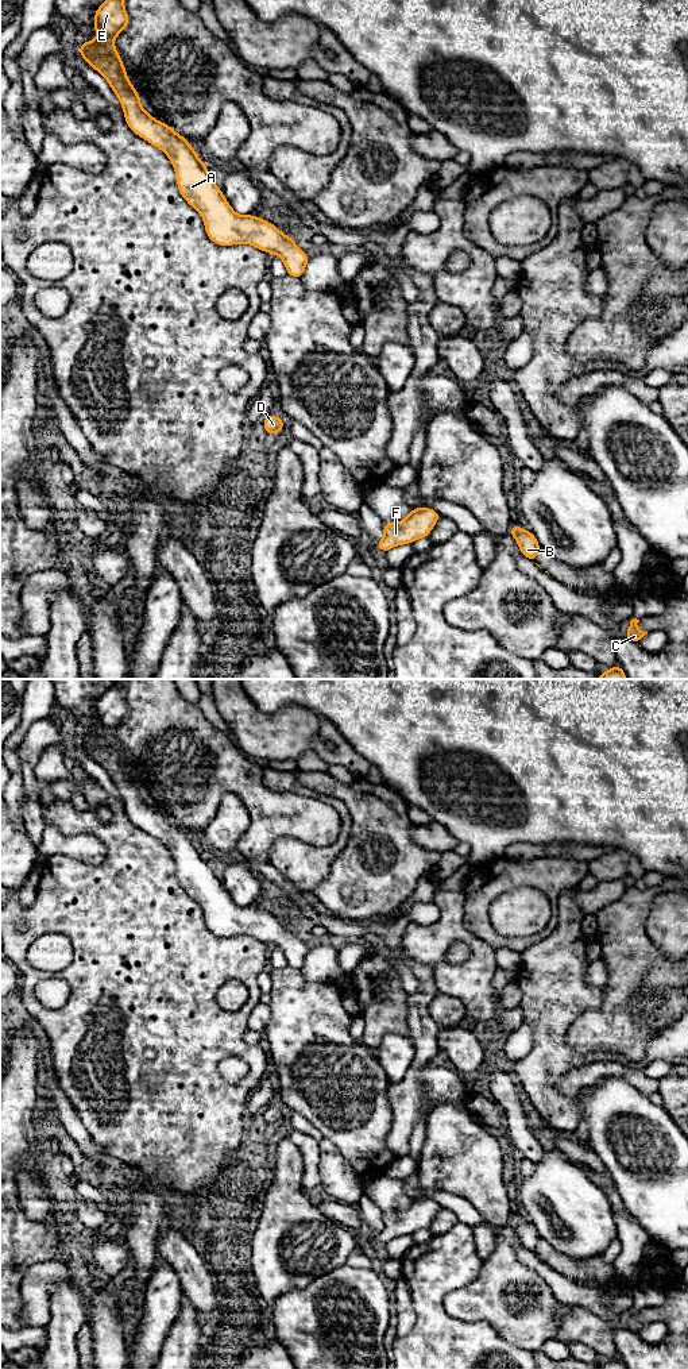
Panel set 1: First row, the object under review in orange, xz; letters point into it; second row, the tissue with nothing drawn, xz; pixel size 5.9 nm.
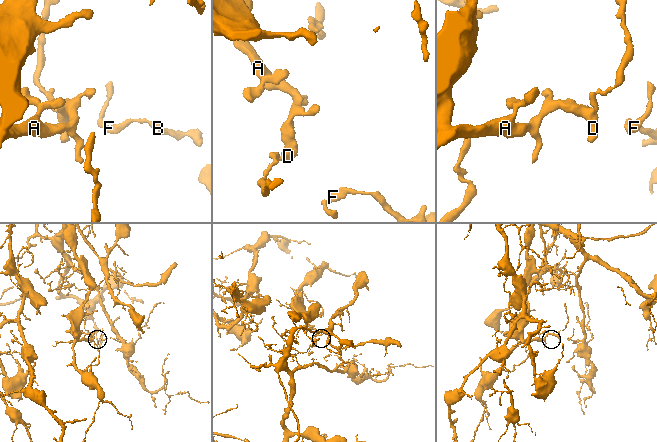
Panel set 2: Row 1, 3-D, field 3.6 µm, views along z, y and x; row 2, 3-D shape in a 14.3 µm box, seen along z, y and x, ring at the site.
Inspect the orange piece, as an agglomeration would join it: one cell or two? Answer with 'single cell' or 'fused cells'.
single cell

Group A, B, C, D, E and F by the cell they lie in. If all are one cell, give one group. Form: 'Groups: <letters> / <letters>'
Groups: A B C D E F

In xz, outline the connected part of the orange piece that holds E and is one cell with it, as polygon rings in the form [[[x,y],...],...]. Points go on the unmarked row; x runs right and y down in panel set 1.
[[[116,679],[94,705],[97,730],[81,733],[80,748],[96,760],[117,787],[131,822],[169,848],[175,860],[177,878],[189,896],[201,907],[208,929],[219,937],[247,934],[281,948],[287,967],[301,969],[309,953],[294,930],[278,918],[252,906],[237,906],[213,874],[188,832],[170,817],[154,810],[142,799],[140,787],[132,778],[113,732],[130,716],[123,689],[127,679]]]

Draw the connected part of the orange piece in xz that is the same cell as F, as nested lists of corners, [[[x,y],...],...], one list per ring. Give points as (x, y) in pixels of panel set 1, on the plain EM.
[[[415,1199],[398,1214],[383,1215],[383,1230],[375,1238],[387,1243],[395,1237],[411,1235],[420,1229],[429,1229],[441,1207],[432,1199]]]

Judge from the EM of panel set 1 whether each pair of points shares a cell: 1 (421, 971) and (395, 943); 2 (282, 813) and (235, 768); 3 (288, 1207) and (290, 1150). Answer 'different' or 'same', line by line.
1: same
2: same
3: same

